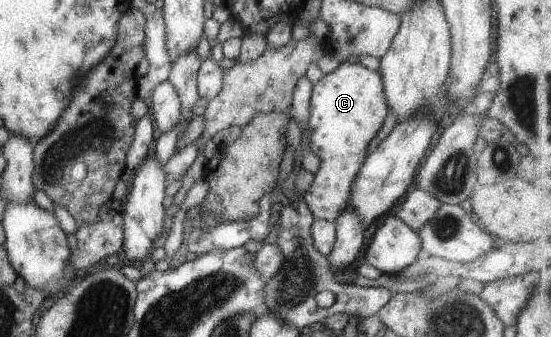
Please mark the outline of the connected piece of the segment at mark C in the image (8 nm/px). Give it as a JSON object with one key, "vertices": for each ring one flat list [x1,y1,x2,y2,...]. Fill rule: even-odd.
{"vertices":[[353,60,342,61,332,72,324,74,311,85,309,116,304,139,309,151,320,160,319,168,313,175,311,185,303,193,303,200,314,219,334,221,348,207,349,189,352,180,366,157,368,142,382,127,388,107,384,97,382,80,376,70,369,70]]}

